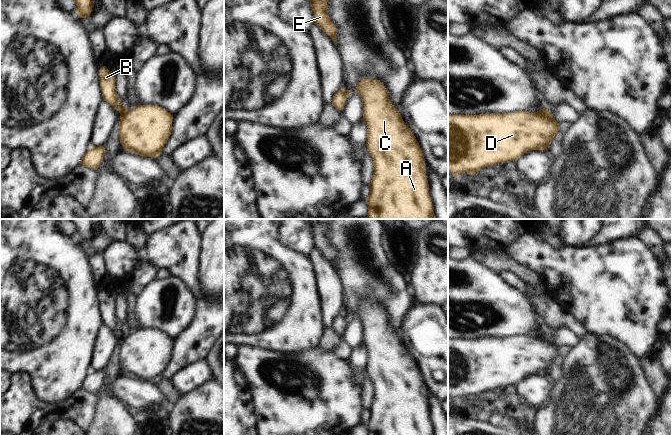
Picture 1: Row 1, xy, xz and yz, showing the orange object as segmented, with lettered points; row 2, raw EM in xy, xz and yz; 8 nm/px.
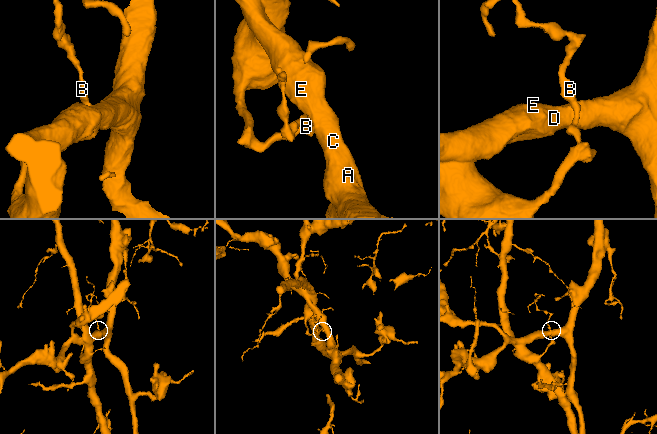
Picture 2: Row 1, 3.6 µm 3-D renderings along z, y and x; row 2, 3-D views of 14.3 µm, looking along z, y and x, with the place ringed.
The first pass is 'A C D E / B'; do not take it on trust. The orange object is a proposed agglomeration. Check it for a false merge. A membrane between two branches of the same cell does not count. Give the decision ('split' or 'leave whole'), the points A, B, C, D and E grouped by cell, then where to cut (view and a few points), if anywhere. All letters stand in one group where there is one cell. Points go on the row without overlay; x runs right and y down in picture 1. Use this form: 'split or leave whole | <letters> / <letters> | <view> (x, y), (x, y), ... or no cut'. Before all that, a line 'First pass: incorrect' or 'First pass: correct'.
First pass: correct
split | A C D E / B | xy (124, 331), (120, 337)

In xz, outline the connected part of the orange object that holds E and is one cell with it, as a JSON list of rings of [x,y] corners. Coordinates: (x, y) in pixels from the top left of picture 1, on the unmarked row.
[[[311,219],[309,225],[314,238],[313,248],[317,248],[321,251],[322,256],[330,260],[337,270],[337,254],[336,250],[331,245],[327,233],[327,225],[331,222],[332,219]]]

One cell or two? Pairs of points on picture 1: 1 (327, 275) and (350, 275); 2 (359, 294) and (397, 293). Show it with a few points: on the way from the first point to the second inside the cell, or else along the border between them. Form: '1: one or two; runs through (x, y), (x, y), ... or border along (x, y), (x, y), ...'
1: two; border along (336, 270), (343, 289), (344, 298)
2: one; runs through (368, 293), (388, 293)

